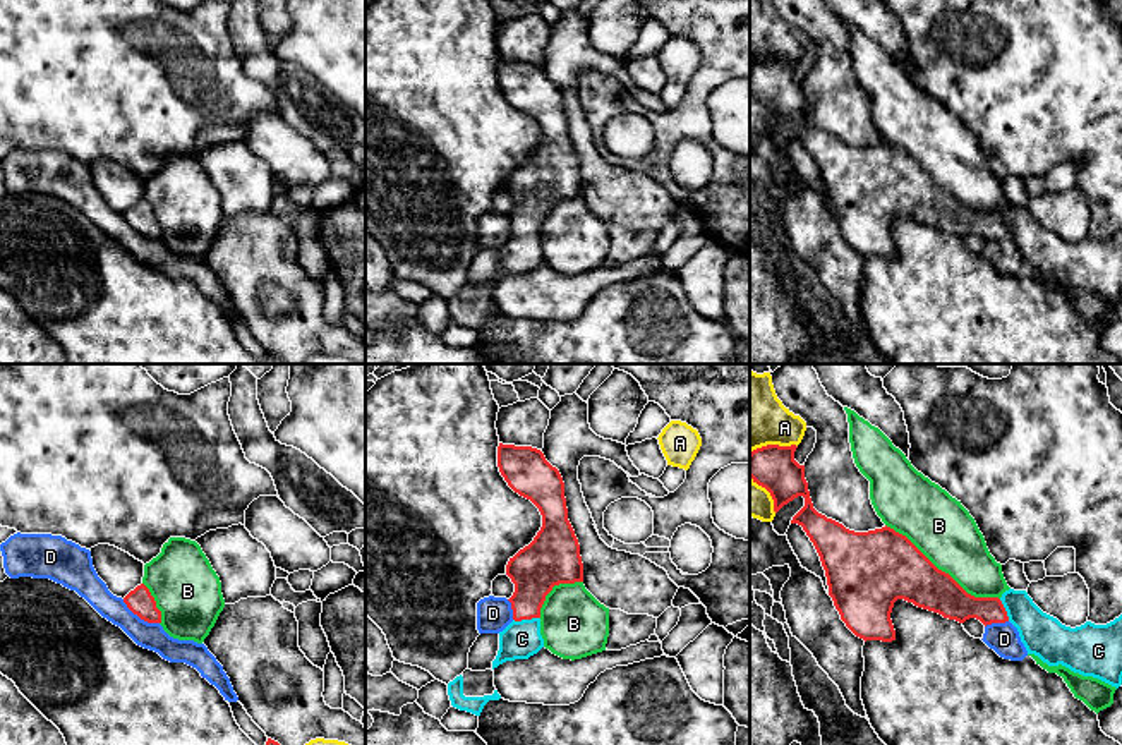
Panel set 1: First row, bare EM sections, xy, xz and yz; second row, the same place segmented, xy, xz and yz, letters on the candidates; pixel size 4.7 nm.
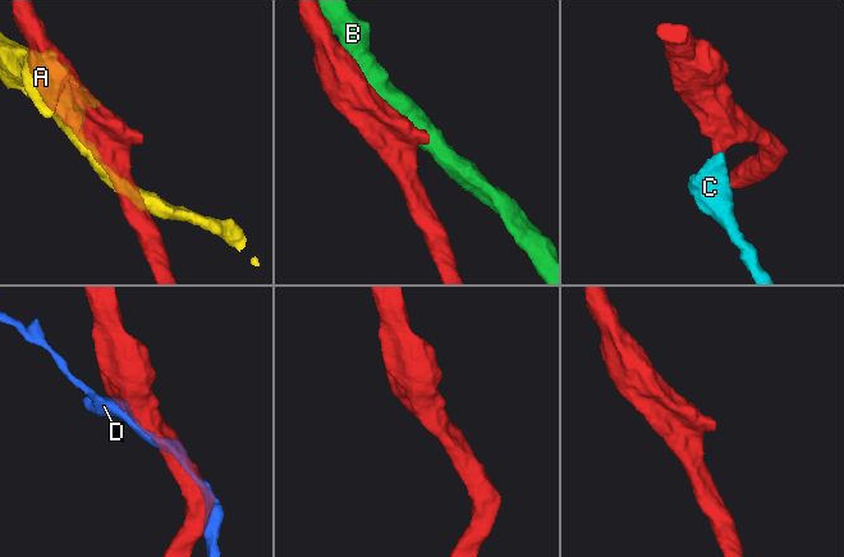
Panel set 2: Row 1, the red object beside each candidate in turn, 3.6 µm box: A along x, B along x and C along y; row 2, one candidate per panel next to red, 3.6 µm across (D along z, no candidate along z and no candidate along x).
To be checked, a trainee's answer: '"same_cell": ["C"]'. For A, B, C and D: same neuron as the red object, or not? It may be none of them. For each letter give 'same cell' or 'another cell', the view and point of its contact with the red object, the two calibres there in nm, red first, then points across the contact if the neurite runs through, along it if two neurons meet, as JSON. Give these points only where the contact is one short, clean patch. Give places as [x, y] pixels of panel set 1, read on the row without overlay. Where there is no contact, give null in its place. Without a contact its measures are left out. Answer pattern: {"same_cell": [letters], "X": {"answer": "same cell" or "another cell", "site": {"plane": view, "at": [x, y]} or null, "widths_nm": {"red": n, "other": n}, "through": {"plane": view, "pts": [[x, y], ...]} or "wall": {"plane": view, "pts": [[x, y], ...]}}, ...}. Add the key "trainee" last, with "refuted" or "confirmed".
{"same_cell": ["C"], "A": {"answer": "another cell", "site": {"plane": "yz", "at": [772, 60]}, "widths_nm": {"red": 200, "other": 300}}, "B": {"answer": "another cell", "site": {"plane": "yz", "at": [941, 186]}, "widths_nm": {"red": 320, "other": 300}}, "C": {"answer": "same cell", "site": {"plane": "xz", "at": [525, 234]}, "widths_nm": {"red": 240, "other": 180}, "through": {"plane": "xz", "pts": [[536, 184], [525, 218], [525, 234], [522, 254]]}}, "D": {"answer": "another cell", "site": {"plane": "xy", "at": [139, 232]}, "widths_nm": {"red": 120, "other": 130}}, "trainee": "confirmed"}

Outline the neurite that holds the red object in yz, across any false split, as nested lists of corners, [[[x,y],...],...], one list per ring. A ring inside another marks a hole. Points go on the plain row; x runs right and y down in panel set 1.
[[[767,60],[753,65],[750,69],[750,93],[770,108],[775,129],[794,113],[805,113],[805,122],[793,132],[791,139],[801,141],[813,158],[825,185],[829,211],[841,235],[856,252],[865,257],[896,256],[890,228],[894,218],[904,215],[959,239],[969,233],[980,235],[985,242],[1010,237],[1017,244],[1028,270],[1038,271],[1048,282],[1062,280],[1074,288],[1098,294],[1115,304],[1122,300],[1122,230],[1107,240],[1086,237],[1071,244],[1043,228],[1026,206],[1009,204],[1000,215],[968,209],[949,189],[938,185],[906,151],[894,144],[885,141],[868,148],[854,148],[818,129],[810,113],[805,81],[794,76],[796,64],[796,60]]]

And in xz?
[[[503,58],[498,62],[498,82],[508,101],[539,124],[542,142],[506,180],[506,191],[515,199],[508,215],[513,237],[499,247],[492,285],[537,270],[544,263],[540,223],[546,211],[554,201],[583,197],[580,160],[568,136],[559,86],[537,64]]]

